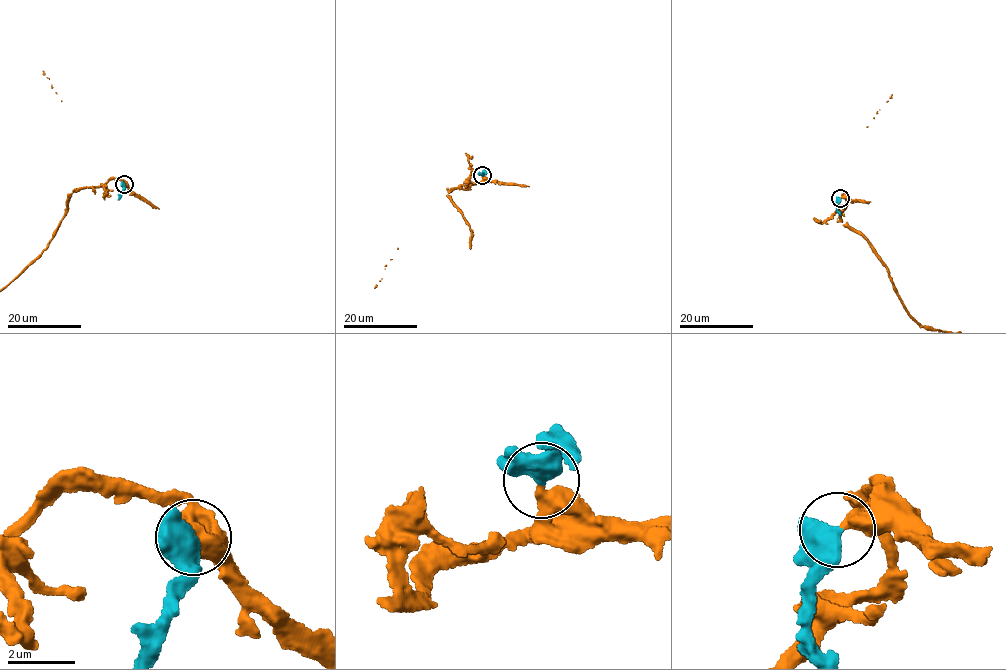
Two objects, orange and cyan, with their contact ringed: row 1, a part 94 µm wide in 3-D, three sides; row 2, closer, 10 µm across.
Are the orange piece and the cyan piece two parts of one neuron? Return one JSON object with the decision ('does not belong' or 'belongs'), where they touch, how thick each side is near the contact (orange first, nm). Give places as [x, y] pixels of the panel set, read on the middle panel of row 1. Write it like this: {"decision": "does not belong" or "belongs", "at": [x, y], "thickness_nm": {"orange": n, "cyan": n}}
{"decision": "belongs", "at": [482, 175], "thickness_nm": {"orange": 320, "cyan": 600}}

